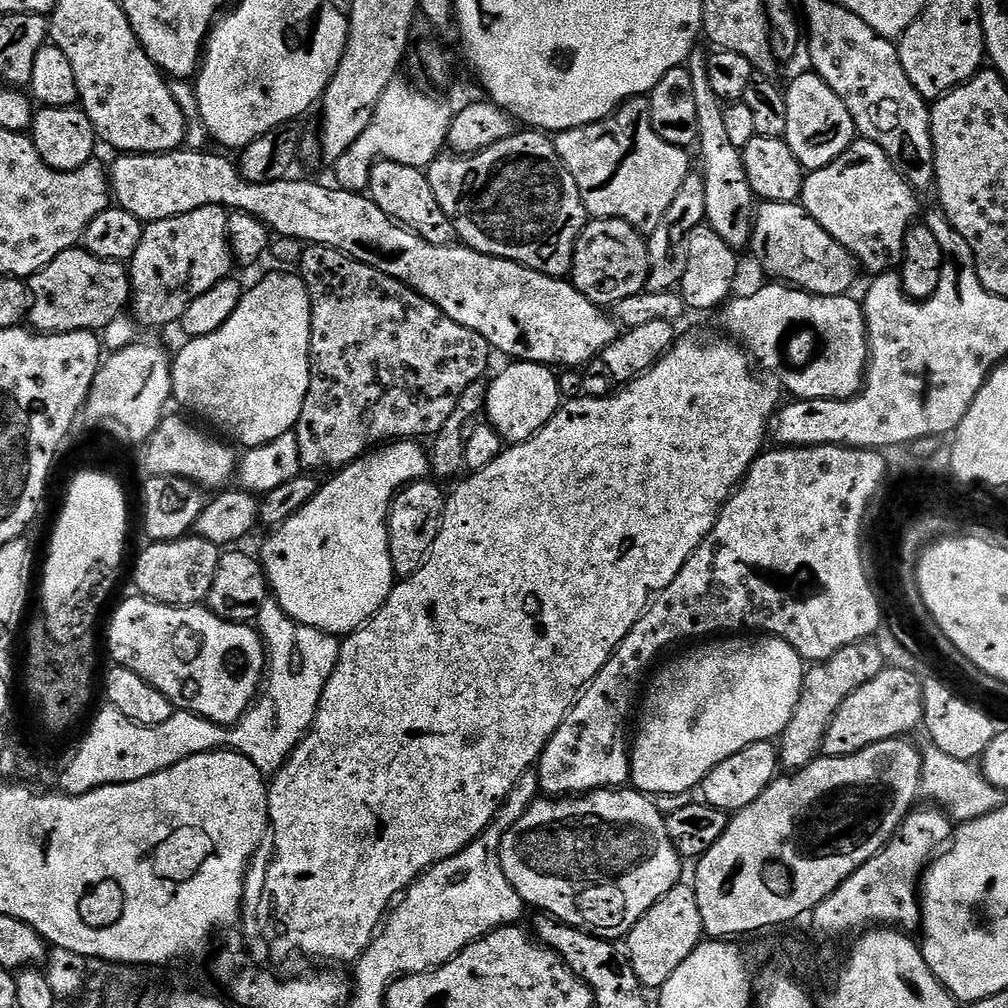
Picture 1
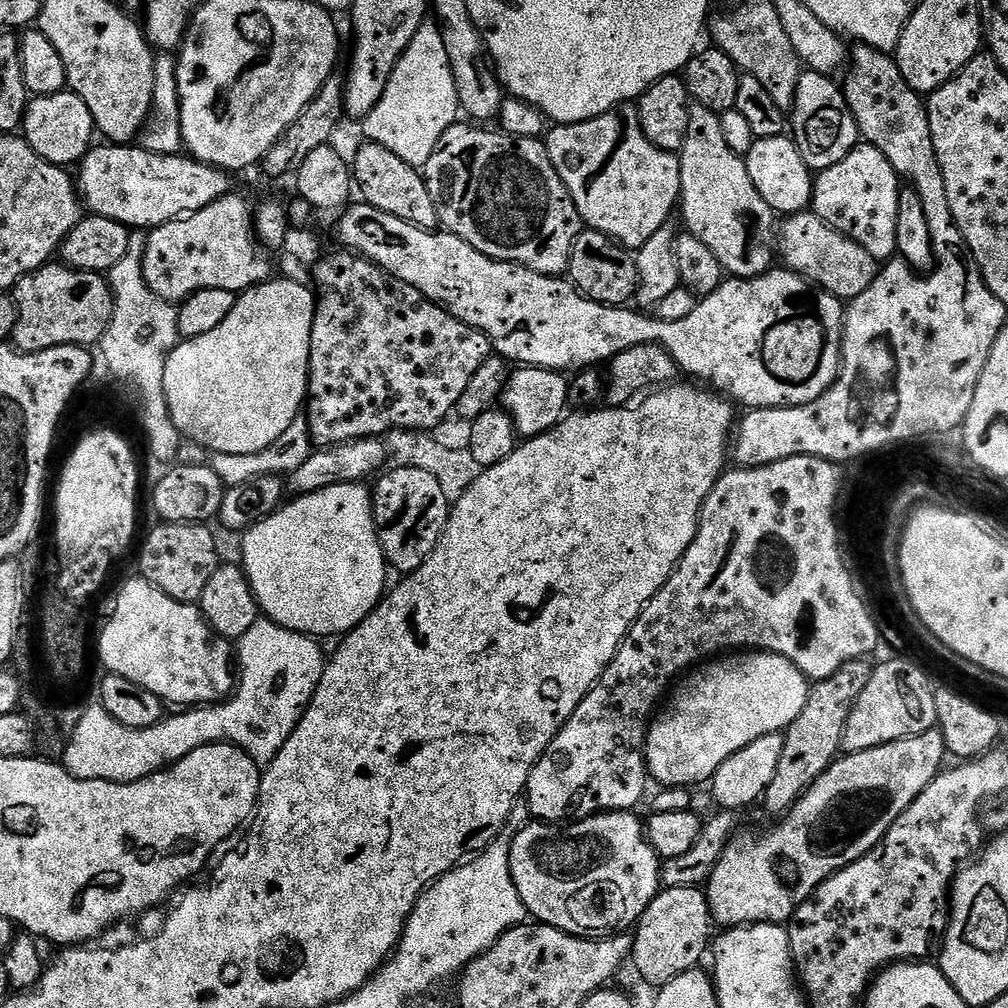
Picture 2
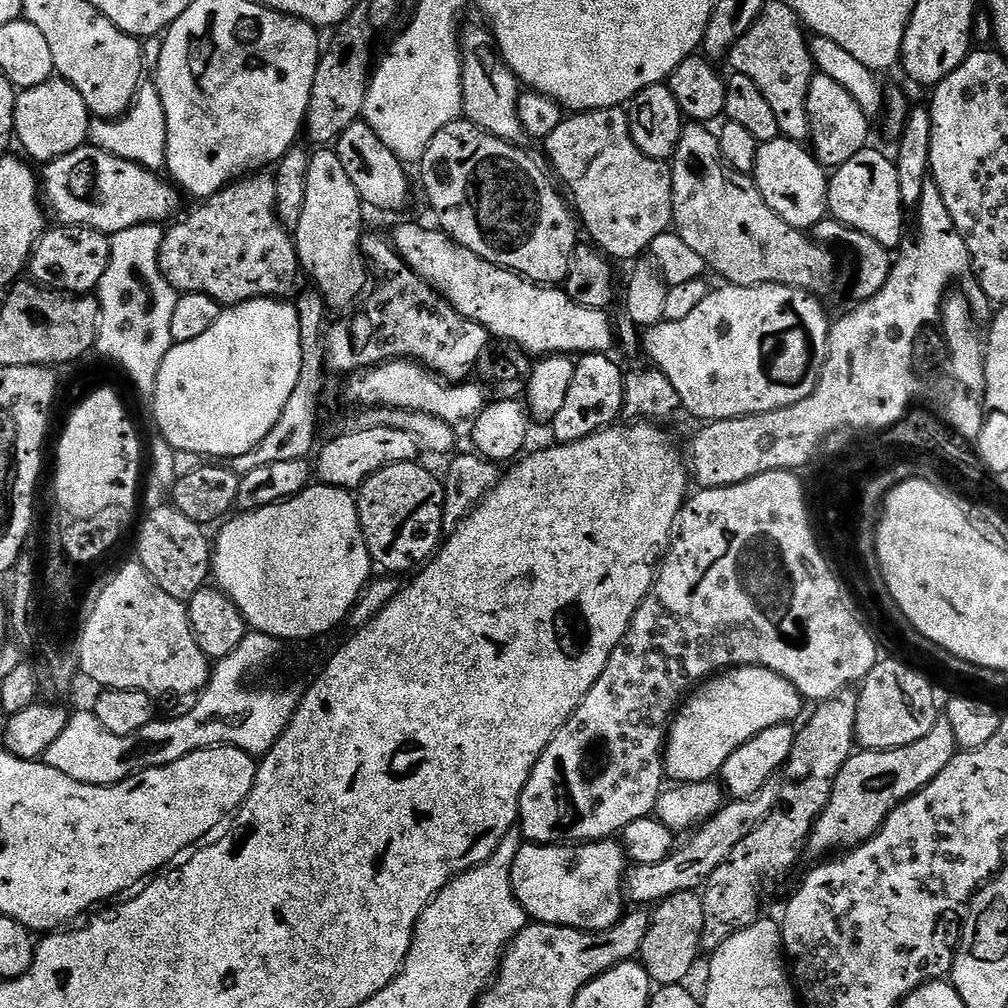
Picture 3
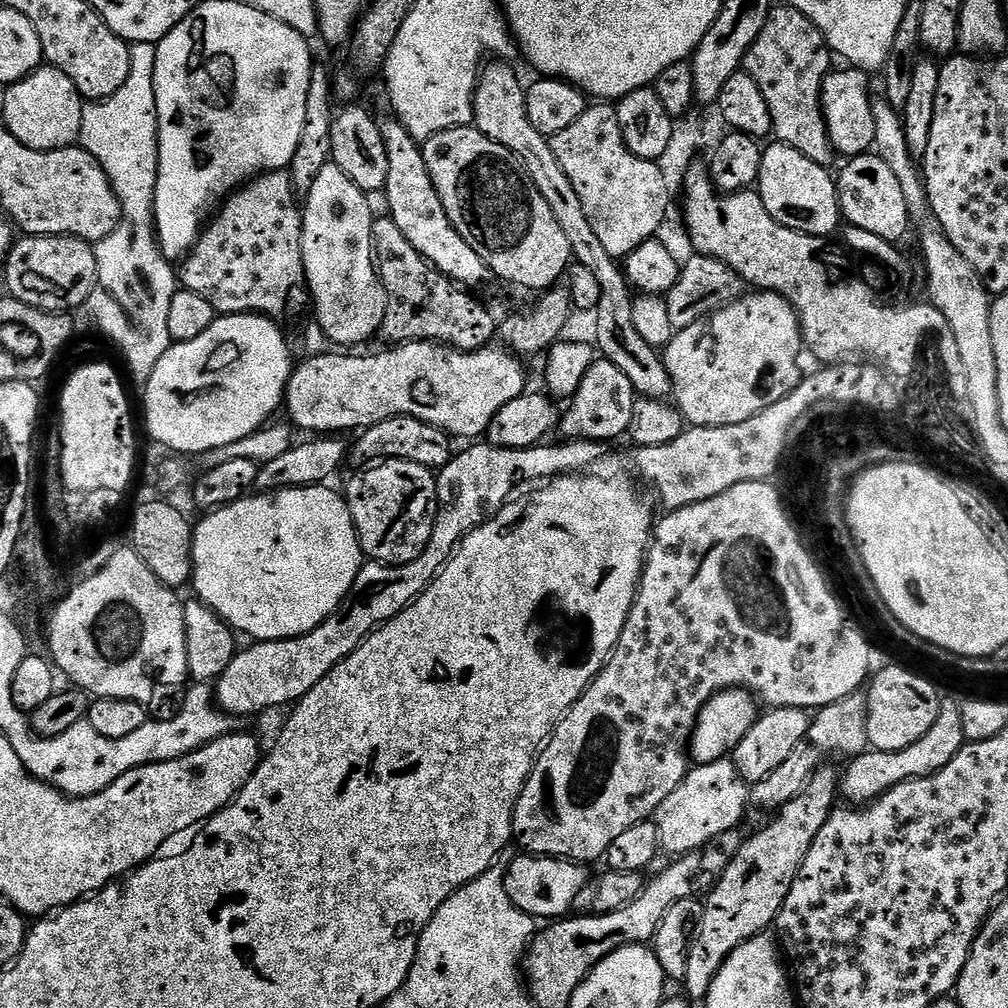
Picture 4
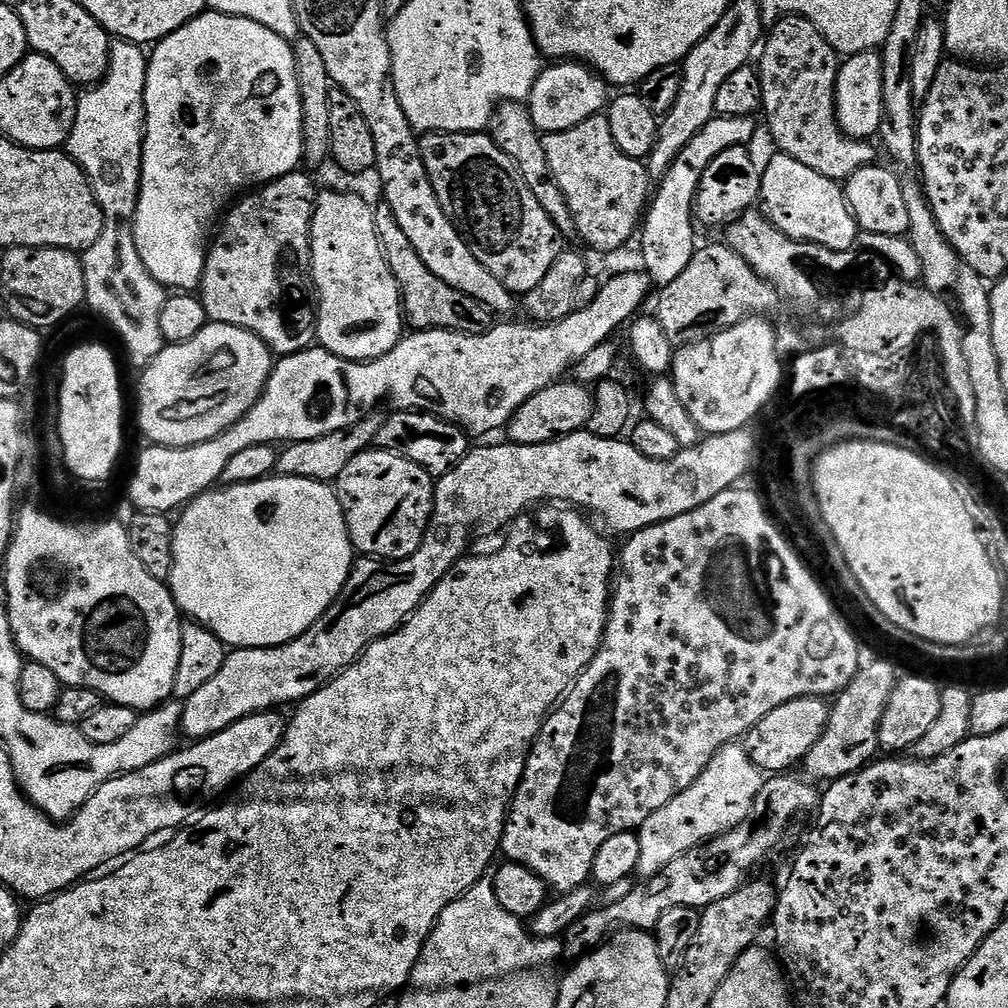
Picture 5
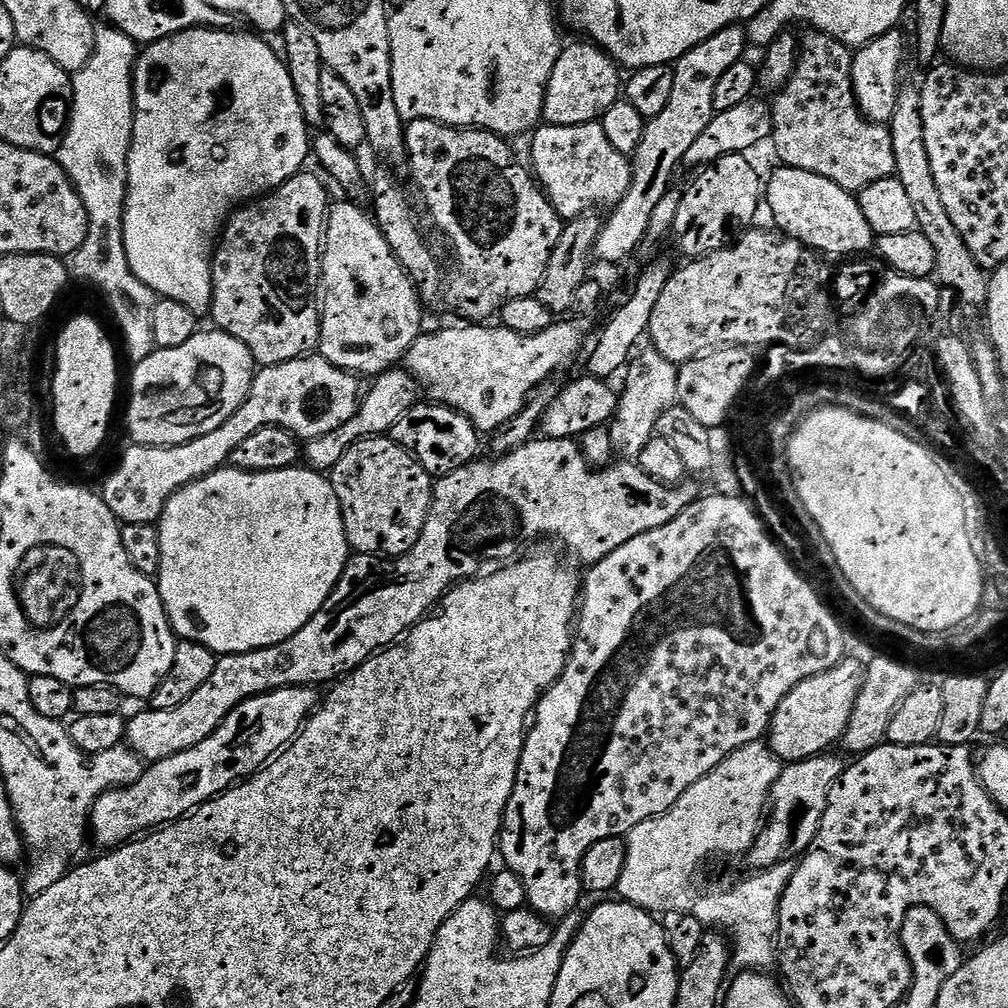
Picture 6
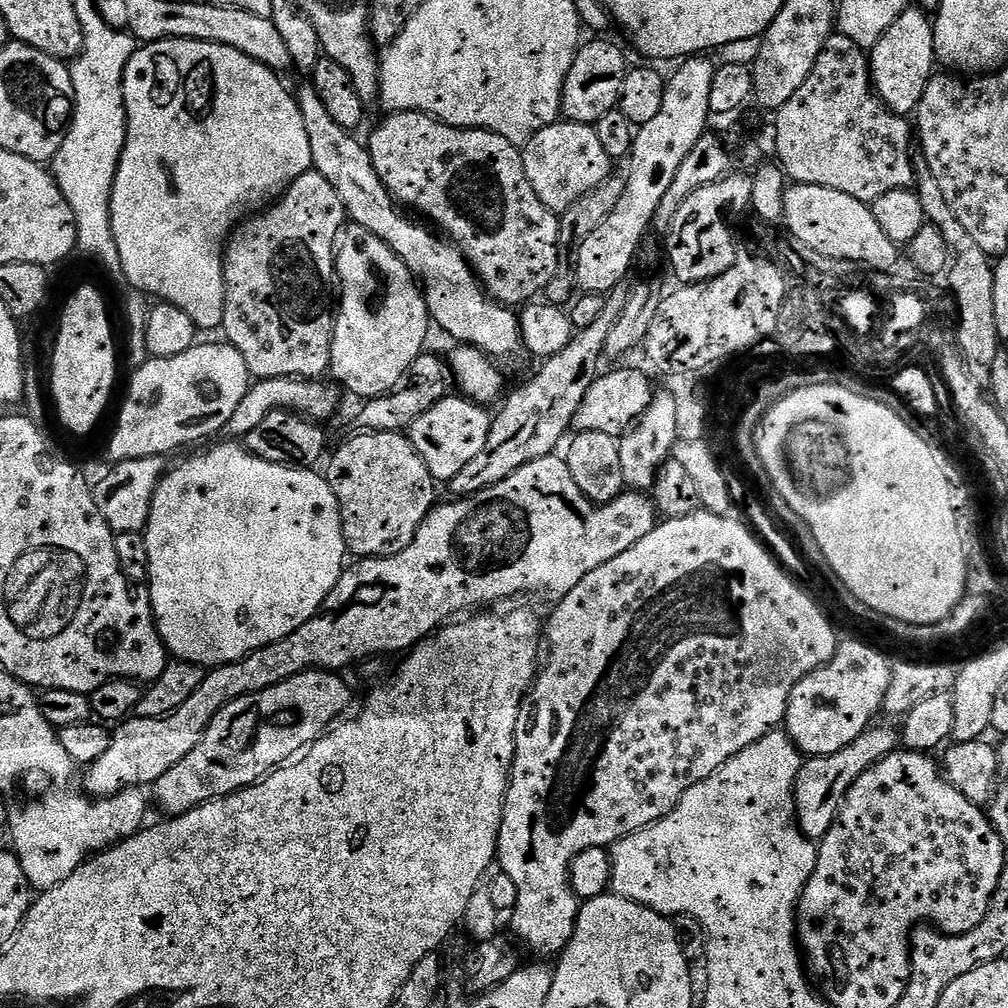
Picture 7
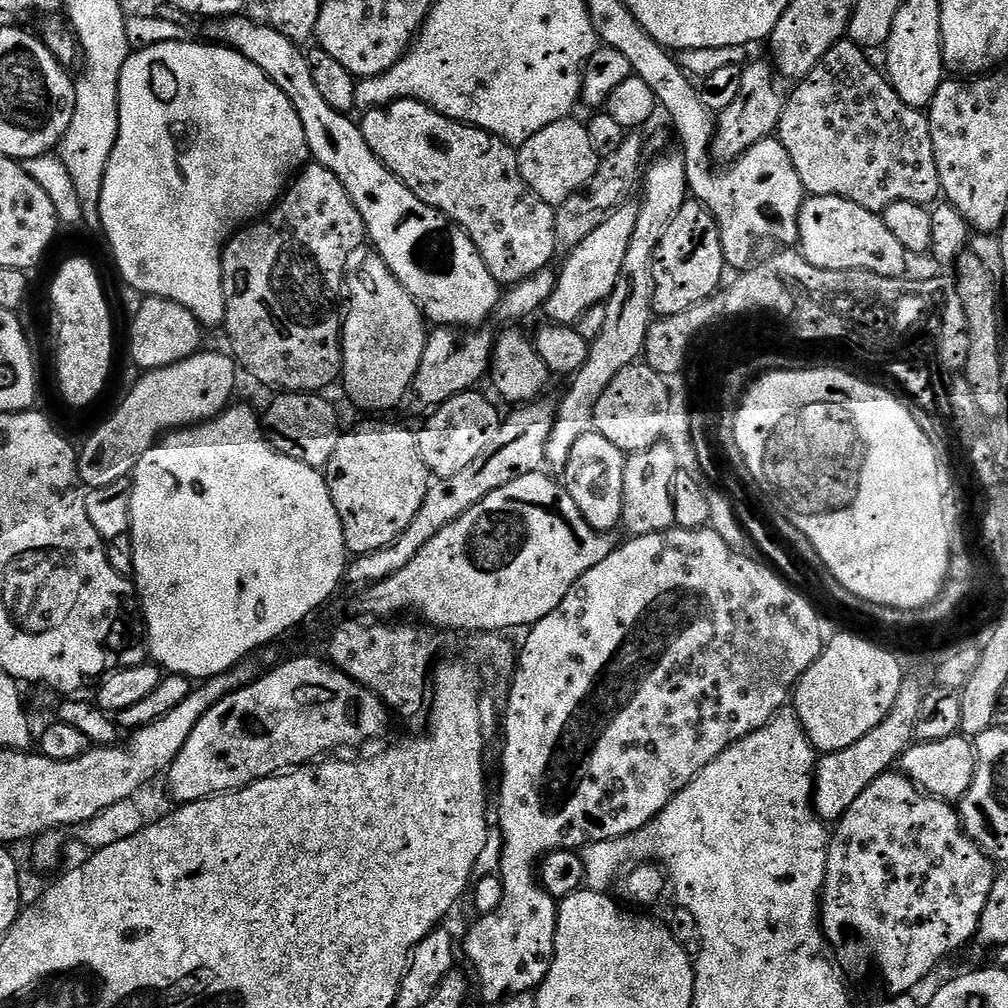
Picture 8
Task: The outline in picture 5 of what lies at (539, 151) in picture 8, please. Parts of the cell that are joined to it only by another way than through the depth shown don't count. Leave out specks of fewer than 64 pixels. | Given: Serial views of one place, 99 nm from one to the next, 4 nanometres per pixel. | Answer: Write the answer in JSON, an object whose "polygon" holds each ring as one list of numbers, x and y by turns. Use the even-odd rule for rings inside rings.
{"polygon":[[607,115,586,118,586,122,574,126,574,130,547,133,544,136,544,149,552,179,562,190,572,211,579,239,584,239,596,252,616,252,623,244,628,244,631,240,633,243,653,195,654,180,648,175,645,161,630,158,622,154,622,150,618,150,618,142,614,142,614,134,610,134]]}

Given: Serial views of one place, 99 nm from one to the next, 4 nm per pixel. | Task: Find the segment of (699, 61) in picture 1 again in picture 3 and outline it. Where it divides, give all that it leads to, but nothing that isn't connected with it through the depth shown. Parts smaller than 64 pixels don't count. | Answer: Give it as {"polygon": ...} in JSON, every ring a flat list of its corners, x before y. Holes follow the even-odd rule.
{"polygon":[[700,122,685,123,682,138,672,155,672,222,674,230,704,259,705,265,721,276,721,281,738,286,786,284,808,292,825,294,836,280,836,256,831,247,817,242,799,228,792,228,770,206,747,172,735,172,724,160,720,137]]}

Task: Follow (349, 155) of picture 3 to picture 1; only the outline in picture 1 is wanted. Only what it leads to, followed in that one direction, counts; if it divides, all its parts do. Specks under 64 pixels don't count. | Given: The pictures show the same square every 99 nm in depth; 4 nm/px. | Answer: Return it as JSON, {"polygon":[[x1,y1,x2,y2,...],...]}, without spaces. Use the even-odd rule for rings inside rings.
{"polygon":[[377,160,372,168,366,189,367,195,391,220,404,228,409,228,418,238,430,242,434,246,446,246,457,243,458,237,450,218,446,218,442,206,438,206,438,198,434,198,434,190,430,190,427,171,414,166,402,166,393,160]]}

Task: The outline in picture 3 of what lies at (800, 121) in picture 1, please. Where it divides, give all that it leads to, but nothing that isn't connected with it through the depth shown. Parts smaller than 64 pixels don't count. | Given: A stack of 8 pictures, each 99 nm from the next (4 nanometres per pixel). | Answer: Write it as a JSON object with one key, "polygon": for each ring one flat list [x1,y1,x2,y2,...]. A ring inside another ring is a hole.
{"polygon":[[819,74,813,76,810,82,810,94,806,98,806,114,810,114,811,151,825,169,835,170,841,164,850,162,854,154,869,147,870,122,866,114,862,114,858,102,854,102,854,98,850,98,850,94,846,94,846,90,842,90,842,86,834,82,834,78,826,78]]}

